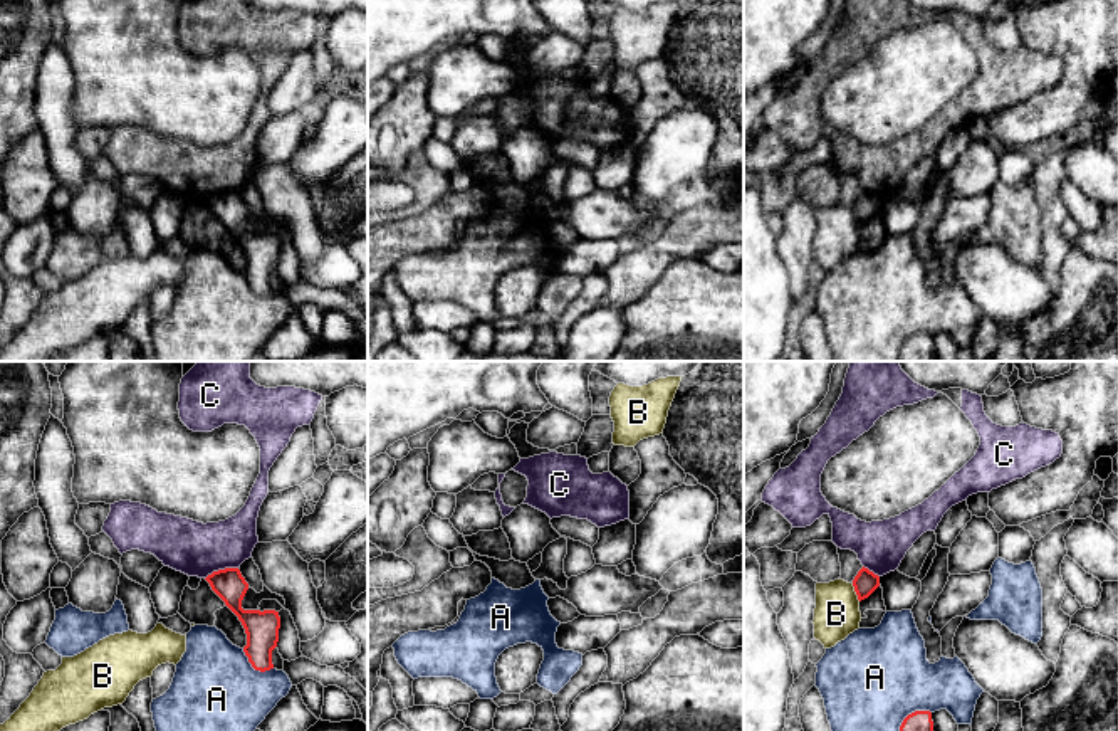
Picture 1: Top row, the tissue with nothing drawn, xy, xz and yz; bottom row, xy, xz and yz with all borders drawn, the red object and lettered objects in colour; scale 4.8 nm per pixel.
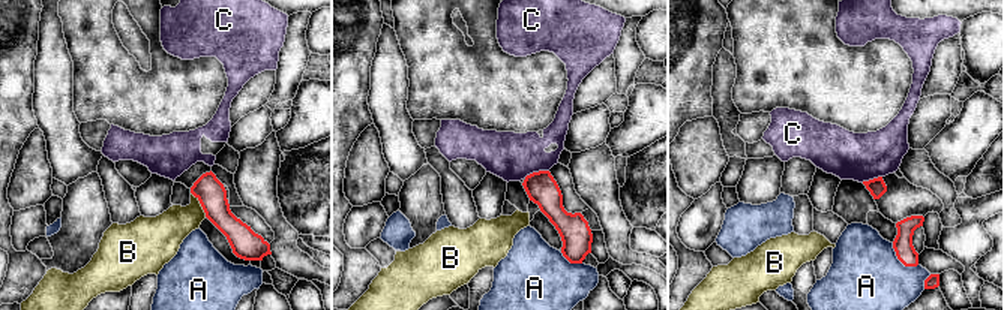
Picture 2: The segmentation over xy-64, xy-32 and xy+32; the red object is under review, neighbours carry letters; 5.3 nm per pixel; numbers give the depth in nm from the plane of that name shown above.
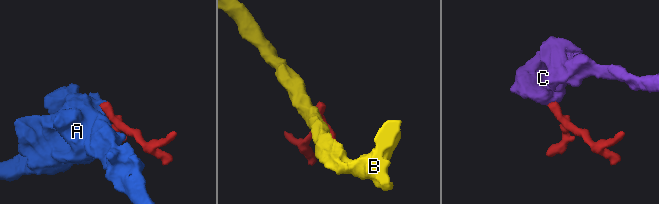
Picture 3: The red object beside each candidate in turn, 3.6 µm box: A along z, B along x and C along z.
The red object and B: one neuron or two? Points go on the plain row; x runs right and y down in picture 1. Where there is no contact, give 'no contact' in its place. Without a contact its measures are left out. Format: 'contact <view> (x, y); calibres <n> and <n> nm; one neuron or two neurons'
contact yz (855, 214); calibres 110 and 220 nm; two neurons

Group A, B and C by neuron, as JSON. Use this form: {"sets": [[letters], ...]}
{"sets": [["A"], ["B"], ["C"]]}

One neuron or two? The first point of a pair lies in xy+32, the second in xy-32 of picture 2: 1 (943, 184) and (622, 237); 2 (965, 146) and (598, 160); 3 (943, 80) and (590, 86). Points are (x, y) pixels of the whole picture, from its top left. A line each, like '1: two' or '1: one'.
1: one
2: two
3: one

